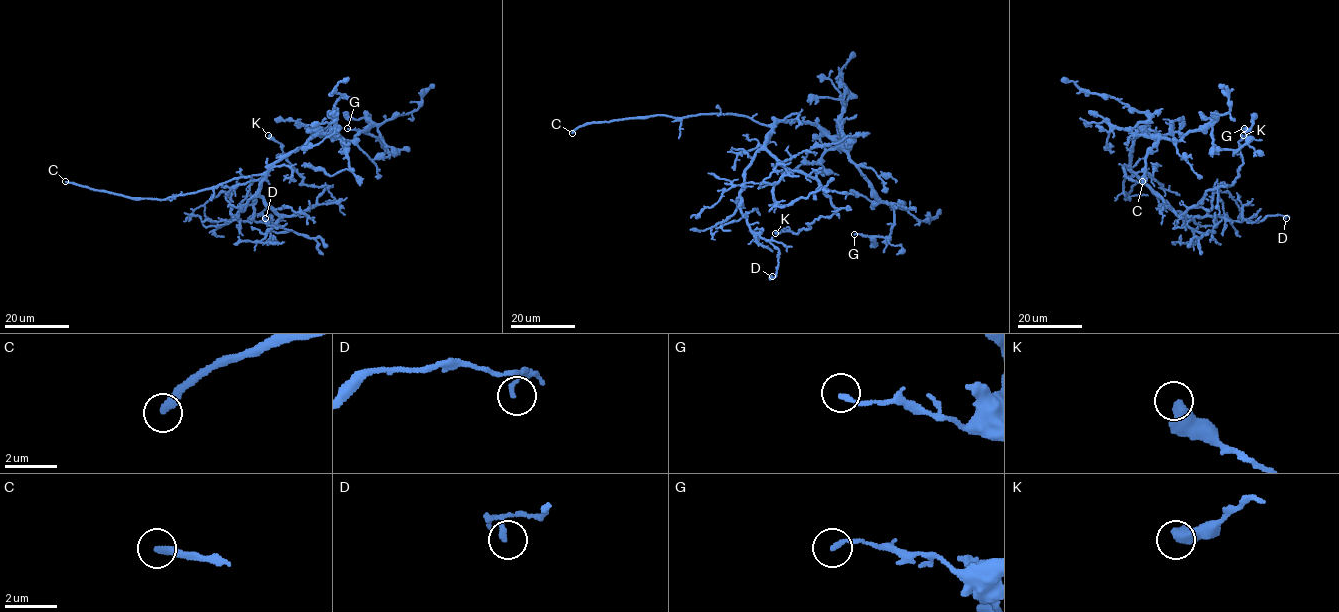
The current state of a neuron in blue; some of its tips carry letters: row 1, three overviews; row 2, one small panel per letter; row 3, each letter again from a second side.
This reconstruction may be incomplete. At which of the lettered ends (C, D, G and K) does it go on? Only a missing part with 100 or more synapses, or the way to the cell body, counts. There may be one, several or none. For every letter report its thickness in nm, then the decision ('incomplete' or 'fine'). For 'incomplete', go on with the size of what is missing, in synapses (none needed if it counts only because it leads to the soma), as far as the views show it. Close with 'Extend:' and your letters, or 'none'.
C: 320 nm | incomplete
D: 110 nm | fine
G: 170 nm | fine
K: 500 nm | fine
Extend: C

